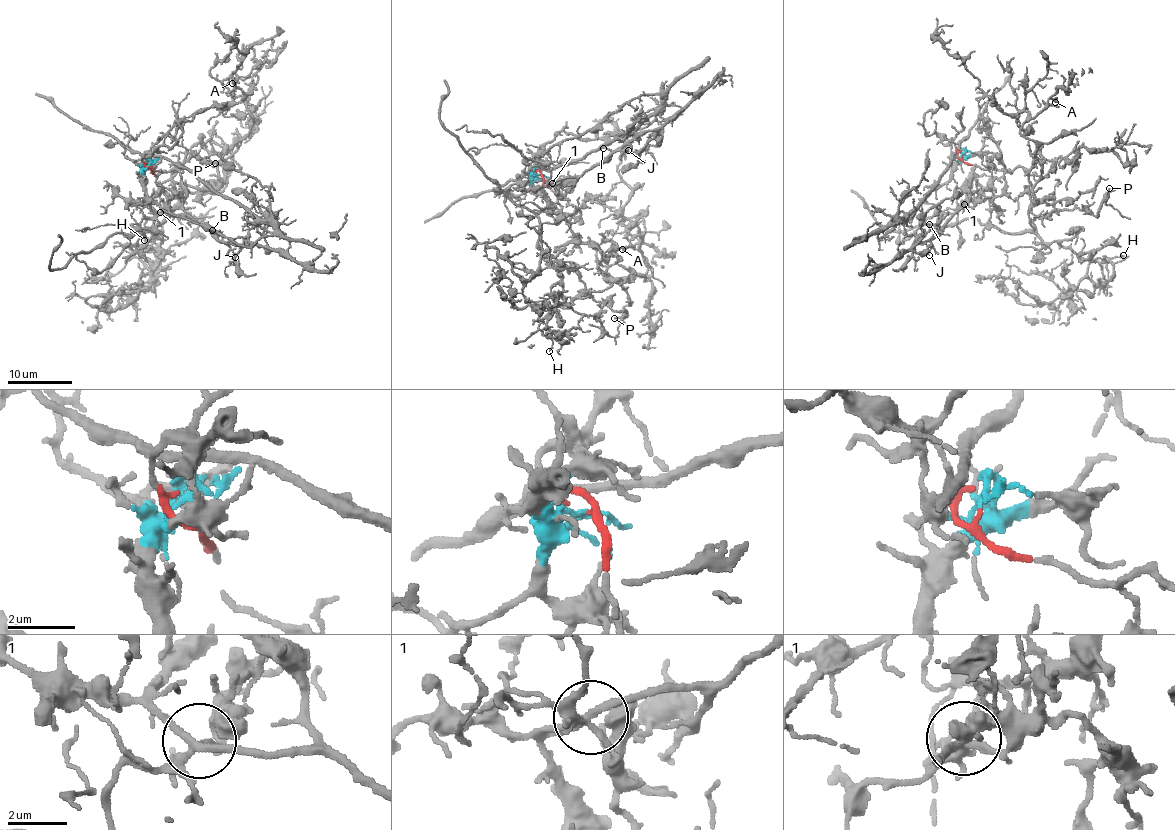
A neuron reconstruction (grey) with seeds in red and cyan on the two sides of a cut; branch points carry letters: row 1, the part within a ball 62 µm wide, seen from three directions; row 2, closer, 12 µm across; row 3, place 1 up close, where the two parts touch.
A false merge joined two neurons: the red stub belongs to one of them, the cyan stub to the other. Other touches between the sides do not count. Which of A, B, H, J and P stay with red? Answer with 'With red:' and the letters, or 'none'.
With red: A, H, P

